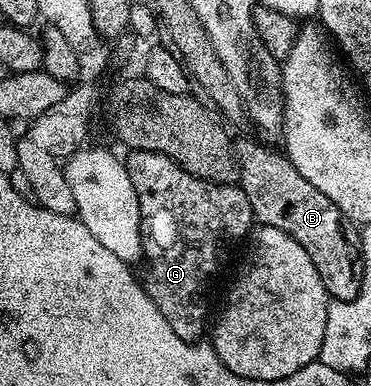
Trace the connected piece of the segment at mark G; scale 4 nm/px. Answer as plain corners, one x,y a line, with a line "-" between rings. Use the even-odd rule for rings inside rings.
137,150
129,153
130,157
125,157
124,163
128,170
128,178
132,178
132,186
136,186
136,198
140,202
140,218
142,219
142,254
144,257
144,265
146,264
146,280
144,276
144,287
146,292
152,298
152,302
156,302
156,306
160,310
160,314
164,314
164,318
168,318
168,326
172,326
172,330
176,330
176,334
180,334
180,338
194,342
199,339
198,336
202,331
207,331
208,320
206,324
206,315
210,312
210,283
218,276
218,271
222,268
222,259
226,256
226,251
233,244
238,244
247,239
251,235
252,229
255,227
254,211
248,202
248,198
244,194
244,190
237,184
217,184
211,180
204,178
196,178
192,174
188,174
188,170
184,170
170,156
162,156
159,152
140,152

